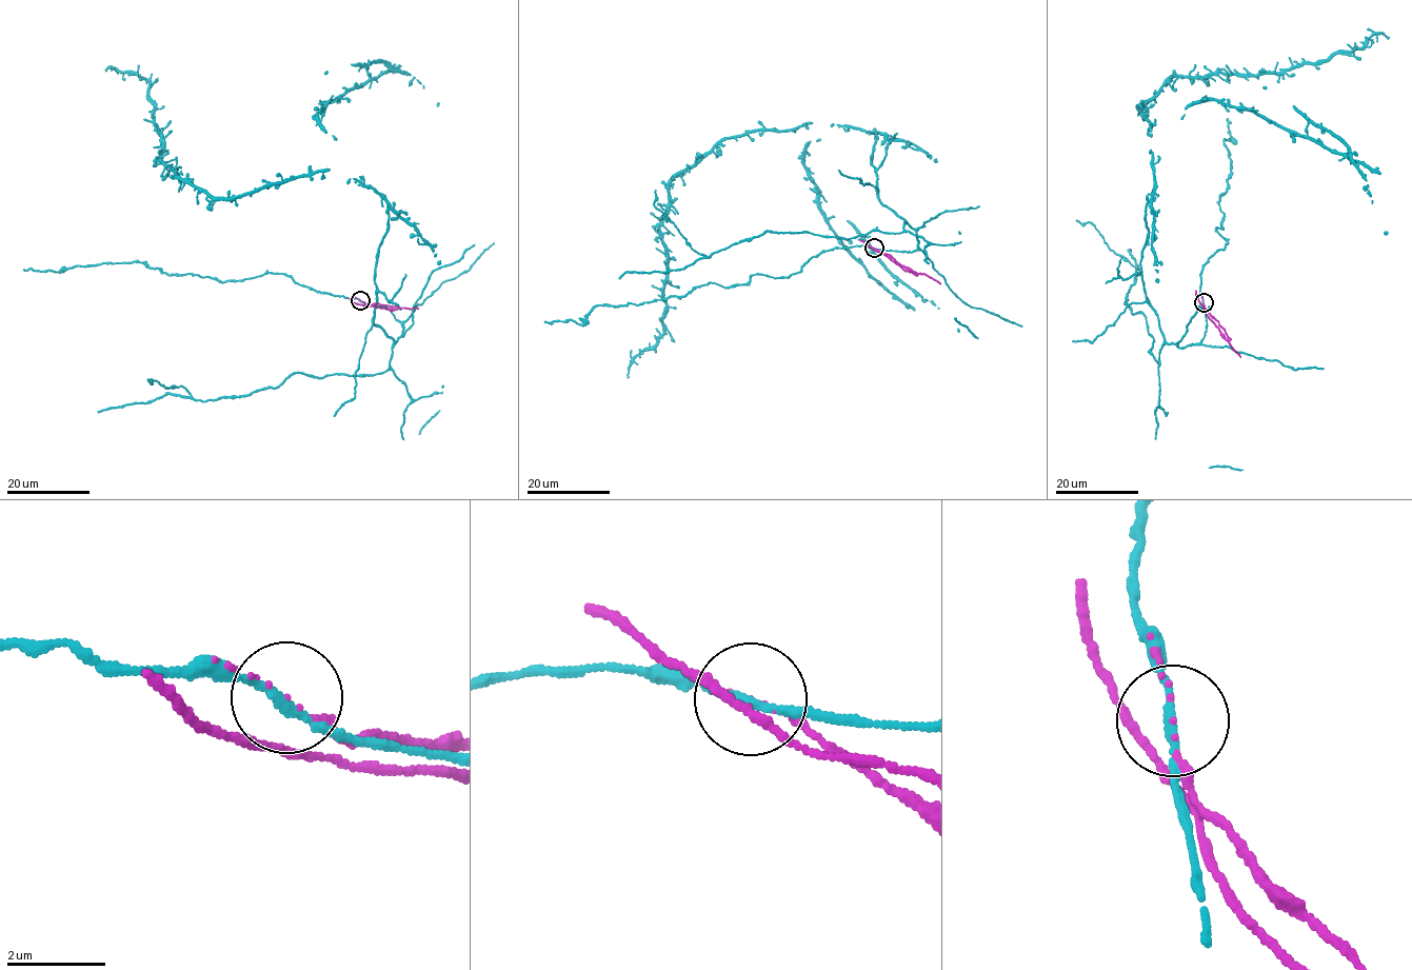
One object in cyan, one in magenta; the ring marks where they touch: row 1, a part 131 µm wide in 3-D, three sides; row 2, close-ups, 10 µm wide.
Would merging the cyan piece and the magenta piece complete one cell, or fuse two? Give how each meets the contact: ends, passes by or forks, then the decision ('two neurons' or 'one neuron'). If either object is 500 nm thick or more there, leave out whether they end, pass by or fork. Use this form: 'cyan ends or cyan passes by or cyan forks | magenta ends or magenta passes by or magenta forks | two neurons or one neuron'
cyan passes by | magenta passes by | two neurons

